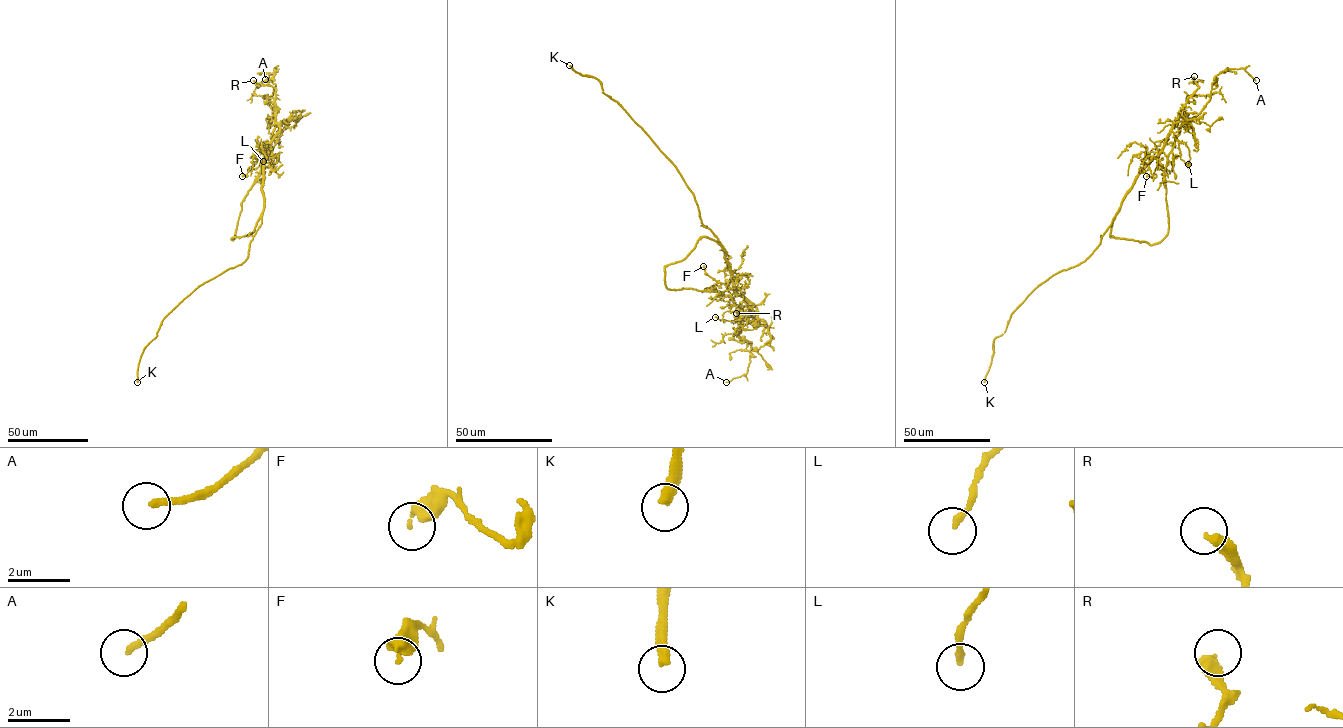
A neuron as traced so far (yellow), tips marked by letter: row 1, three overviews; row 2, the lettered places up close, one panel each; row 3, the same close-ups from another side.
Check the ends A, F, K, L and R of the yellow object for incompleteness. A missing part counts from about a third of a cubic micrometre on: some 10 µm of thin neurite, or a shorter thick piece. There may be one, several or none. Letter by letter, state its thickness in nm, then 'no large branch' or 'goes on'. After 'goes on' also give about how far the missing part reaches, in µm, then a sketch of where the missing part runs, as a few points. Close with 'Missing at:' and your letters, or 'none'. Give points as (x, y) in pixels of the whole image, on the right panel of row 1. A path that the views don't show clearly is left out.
A: 200 nm | goes on | 10 µm
F: 280 nm | no large branch
K: 340 nm | goes on | 25 µm
L: 180 nm | no large branch
R: 400 nm | no large branch
Missing at: A, K

